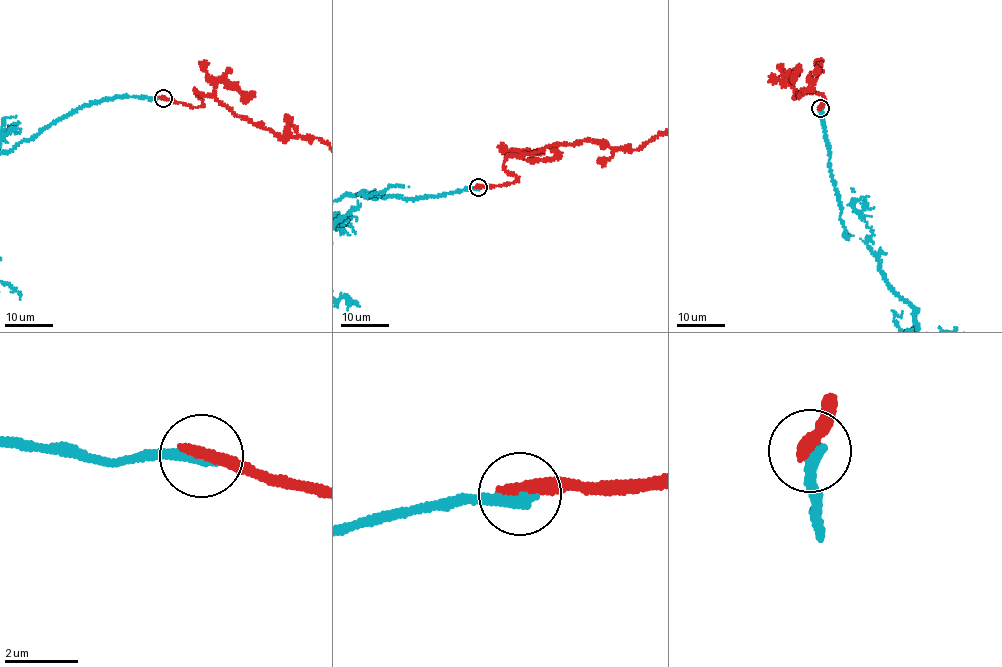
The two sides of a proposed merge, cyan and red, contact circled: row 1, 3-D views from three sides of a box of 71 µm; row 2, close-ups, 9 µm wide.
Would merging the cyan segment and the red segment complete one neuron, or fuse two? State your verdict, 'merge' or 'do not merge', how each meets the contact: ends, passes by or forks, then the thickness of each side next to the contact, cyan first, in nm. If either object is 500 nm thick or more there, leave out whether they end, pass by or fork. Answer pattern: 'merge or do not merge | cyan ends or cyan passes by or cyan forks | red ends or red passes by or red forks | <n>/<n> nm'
do not merge | cyan ends | red ends | 280/400 nm

